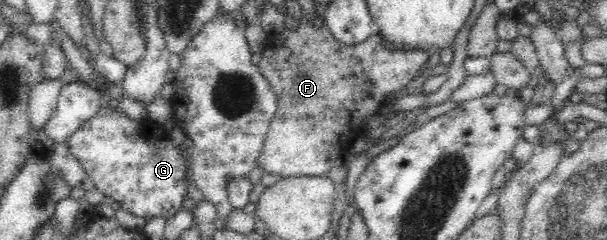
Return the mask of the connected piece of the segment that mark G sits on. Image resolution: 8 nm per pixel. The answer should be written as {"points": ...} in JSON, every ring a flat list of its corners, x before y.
{"points":[[106,106,96,117,84,122,67,145,73,158,92,179,99,198,116,201,121,208,146,221,160,216,168,221,184,208,186,184,192,180,192,149,175,144,164,125,150,120,132,121,119,108]]}

